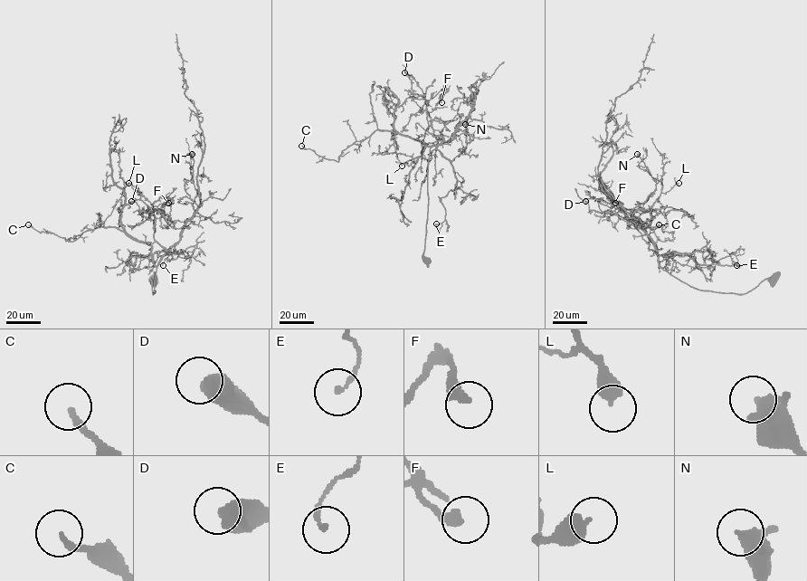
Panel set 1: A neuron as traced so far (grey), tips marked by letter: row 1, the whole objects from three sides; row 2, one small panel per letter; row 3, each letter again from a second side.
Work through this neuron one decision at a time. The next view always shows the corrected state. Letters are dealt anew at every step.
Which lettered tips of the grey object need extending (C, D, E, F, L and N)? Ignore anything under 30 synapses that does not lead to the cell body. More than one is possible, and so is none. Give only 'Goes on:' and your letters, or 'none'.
Goes on: none

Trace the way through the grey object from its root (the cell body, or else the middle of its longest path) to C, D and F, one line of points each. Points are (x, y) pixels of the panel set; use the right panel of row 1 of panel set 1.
C: (772, 280), (743, 294), (690, 287), (659, 266), (642, 227), (661, 242), (675, 239), (659, 224)
D: (772, 280), (743, 294), (694, 289), (659, 266), (623, 211), (600, 213), (585, 201)
F: (772, 280), (764, 280), (743, 294), (690, 287), (659, 266), (656, 252), (650, 250), (625, 209), (615, 203)

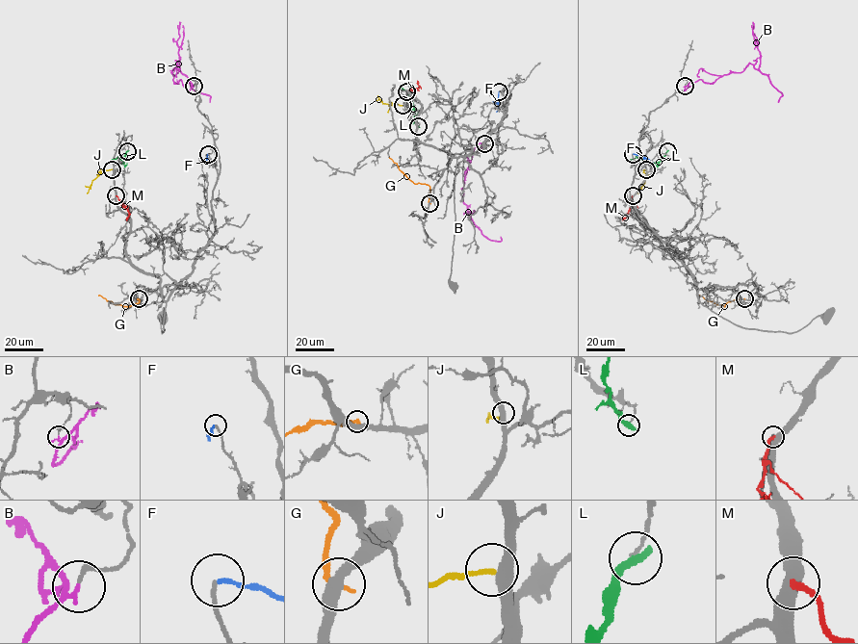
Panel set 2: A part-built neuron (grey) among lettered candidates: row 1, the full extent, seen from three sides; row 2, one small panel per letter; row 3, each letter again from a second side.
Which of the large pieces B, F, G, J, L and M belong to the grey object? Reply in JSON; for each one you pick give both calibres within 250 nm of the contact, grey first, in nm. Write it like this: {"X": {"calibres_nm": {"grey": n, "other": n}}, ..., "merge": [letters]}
{"F": {"calibres_nm": {"grey": 140, "other": 130}}, "J": {"calibres_nm": {"grey": 400, "other": 170}}, "merge": ["F", "J"]}

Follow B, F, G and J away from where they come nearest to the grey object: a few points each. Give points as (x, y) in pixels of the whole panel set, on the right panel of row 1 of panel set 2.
B: (685, 86), (684, 90), (699, 79), (712, 83), (724, 74), (741, 72), (751, 64), (782, 94), (778, 102)
F: (632, 153), (653, 163)
G: (744, 298), (728, 301), (724, 306), (698, 296)
J: (646, 169), (643, 170), (643, 184), (636, 193)

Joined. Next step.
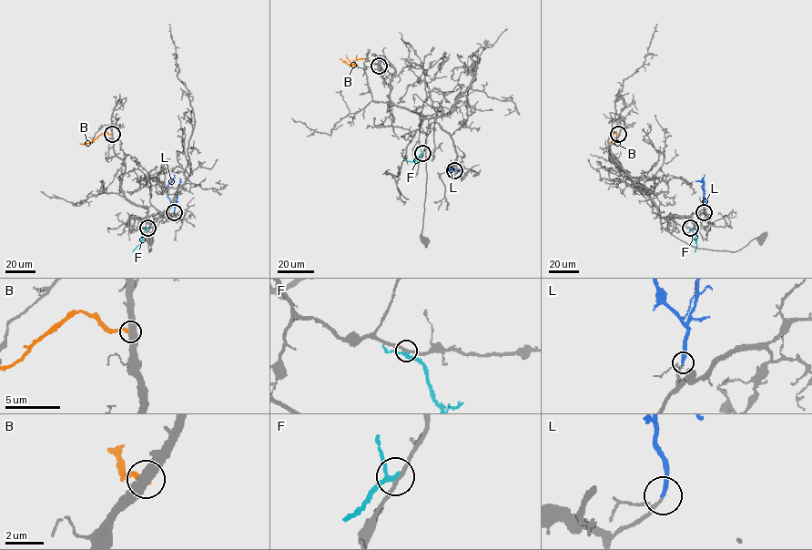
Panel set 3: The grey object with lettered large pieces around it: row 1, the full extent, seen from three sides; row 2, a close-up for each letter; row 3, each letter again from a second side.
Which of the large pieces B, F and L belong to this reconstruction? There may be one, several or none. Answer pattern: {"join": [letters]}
{"join": ["L"]}

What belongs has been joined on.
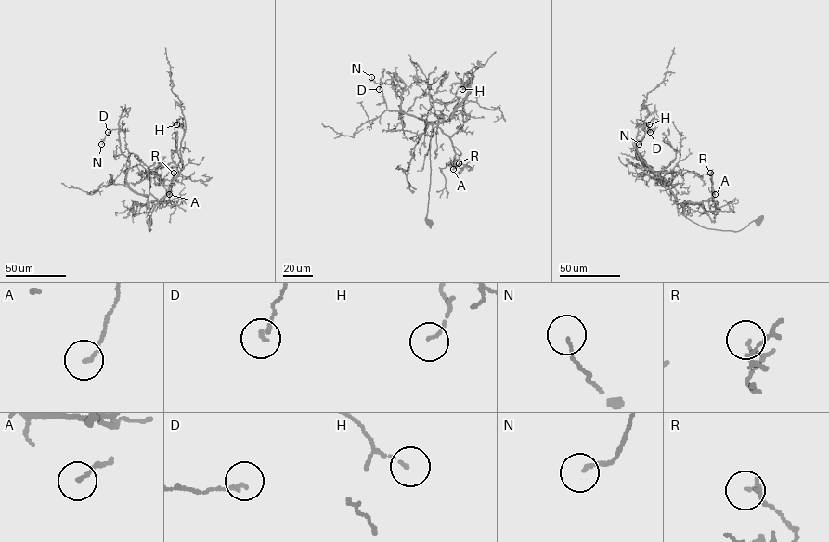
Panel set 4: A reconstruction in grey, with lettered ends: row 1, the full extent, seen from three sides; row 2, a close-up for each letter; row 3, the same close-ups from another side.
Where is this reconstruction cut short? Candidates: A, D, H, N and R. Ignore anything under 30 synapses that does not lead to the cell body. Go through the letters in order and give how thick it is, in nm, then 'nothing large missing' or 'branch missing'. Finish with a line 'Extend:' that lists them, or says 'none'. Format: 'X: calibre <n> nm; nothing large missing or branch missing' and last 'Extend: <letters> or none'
A: calibre 110 nm; nothing large missing
D: calibre 140 nm; nothing large missing
H: calibre 80 nm; nothing large missing
N: calibre 100 nm; nothing large missing
R: calibre 90 nm; nothing large missing
Extend: none

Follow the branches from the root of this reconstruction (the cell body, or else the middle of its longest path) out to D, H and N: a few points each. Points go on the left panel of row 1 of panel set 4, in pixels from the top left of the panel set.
D: (149, 221), (151, 212), (148, 199), (127, 184), (129, 160), (121, 151), (118, 129), (108, 132)
H: (149, 221), (148, 231), (154, 206), (167, 193), (182, 169), (184, 131), (177, 119), (176, 124)
N: (149, 221), (148, 231), (148, 199), (127, 184), (129, 160), (121, 151), (118, 129), (112, 129), (101, 144)

